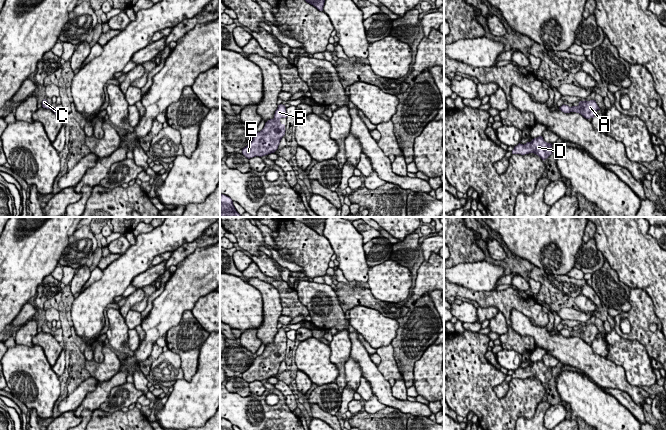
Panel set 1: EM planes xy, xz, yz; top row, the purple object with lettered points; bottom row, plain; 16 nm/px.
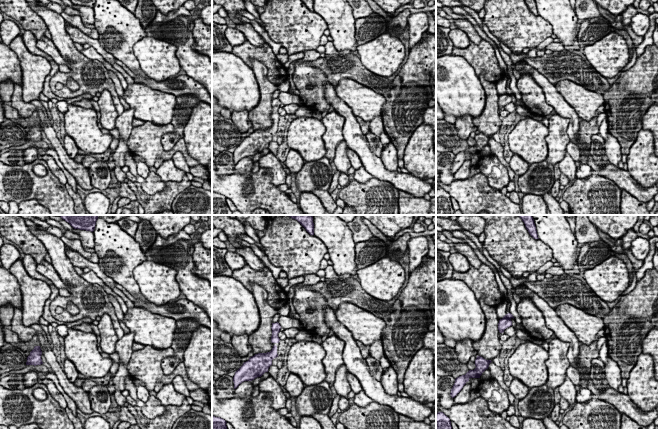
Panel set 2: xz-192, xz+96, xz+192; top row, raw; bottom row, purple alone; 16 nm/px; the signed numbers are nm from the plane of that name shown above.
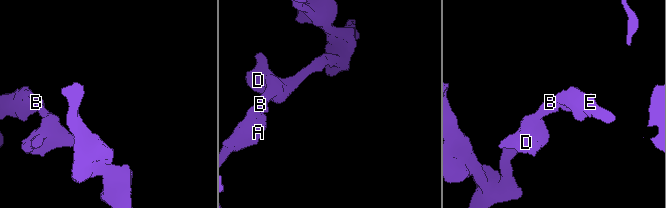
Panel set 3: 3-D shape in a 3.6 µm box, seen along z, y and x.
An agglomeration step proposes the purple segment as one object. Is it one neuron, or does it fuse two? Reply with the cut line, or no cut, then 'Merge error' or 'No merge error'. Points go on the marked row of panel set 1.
No split. No merge error

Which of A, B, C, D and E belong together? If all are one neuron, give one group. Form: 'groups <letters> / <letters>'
groups A B C D E

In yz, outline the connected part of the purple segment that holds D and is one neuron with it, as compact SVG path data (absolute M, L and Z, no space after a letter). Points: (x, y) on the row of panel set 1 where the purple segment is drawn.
M542 136L532 139L526 144L518 144L512 150L512 154L529 154L534 153L538 155L543 161L552 154L552 144L544 141Z

